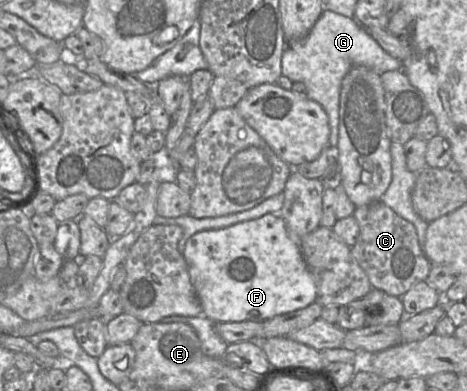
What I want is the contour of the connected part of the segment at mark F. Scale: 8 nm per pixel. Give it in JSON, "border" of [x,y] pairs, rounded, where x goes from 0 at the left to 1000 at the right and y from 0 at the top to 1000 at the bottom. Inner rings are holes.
{"border":[[[574,545],[559,552],[557,558],[512,568],[478,586],[452,586],[422,593],[400,614],[392,645],[392,657],[403,683],[407,716],[433,780],[433,806],[460,826],[516,824],[537,818],[563,824],[587,808],[653,788],[677,770],[677,731],[649,662],[642,639],[642,616],[621,601],[610,565],[595,545]]]}

